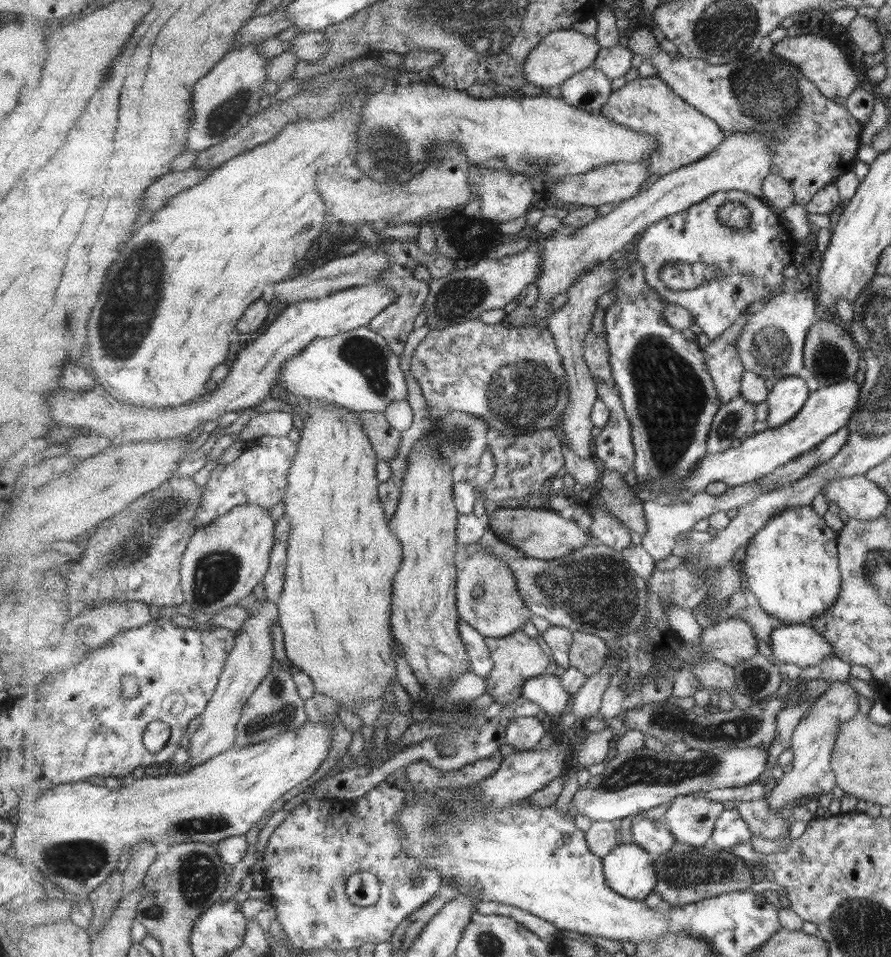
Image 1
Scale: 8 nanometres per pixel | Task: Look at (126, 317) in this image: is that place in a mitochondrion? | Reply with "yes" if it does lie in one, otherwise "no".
yes

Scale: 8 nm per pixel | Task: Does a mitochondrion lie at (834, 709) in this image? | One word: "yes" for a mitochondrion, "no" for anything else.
no

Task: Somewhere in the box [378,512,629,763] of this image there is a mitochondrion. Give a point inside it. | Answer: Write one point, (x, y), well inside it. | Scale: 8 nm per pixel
(489, 591)

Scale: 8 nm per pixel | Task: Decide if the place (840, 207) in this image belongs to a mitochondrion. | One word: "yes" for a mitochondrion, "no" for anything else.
no

